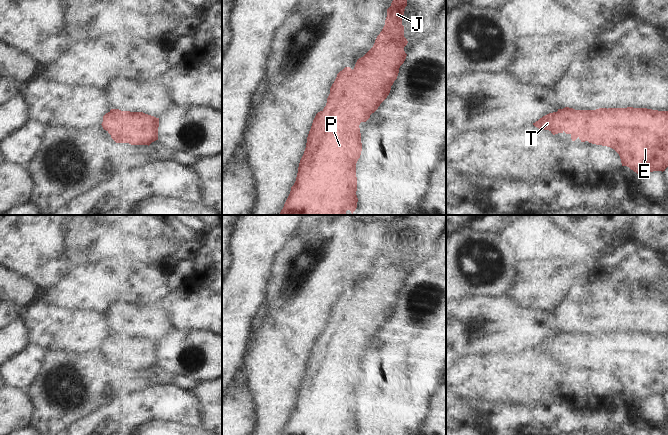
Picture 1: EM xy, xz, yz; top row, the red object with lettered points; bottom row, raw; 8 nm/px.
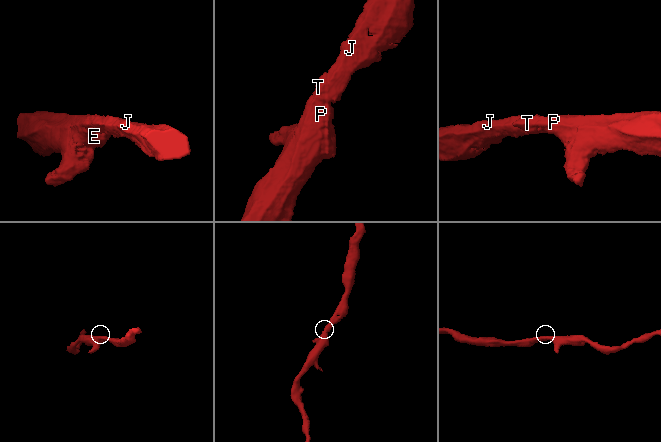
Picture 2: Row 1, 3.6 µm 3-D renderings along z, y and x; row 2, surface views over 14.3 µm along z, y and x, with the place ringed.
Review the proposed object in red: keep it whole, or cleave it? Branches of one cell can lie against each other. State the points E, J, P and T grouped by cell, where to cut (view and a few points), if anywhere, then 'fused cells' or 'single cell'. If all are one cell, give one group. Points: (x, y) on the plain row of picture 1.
E J P T | no cut | single cell

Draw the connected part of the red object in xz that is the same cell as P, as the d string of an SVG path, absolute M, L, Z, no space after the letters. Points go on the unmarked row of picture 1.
M401 215L387 233L385 249L377 260L373 271L355 288L354 293L345 291L337 298L330 312L330 318L324 333L318 336L313 344L307 361L306 372L300 384L298 397L290 418L281 435L355 435L358 422L356 387L362 375L361 357L359 349L366 346L380 328L387 322L391 310L397 303L399 292L404 287L407 278L404 271L408 265L404 261L402 242L407 224Z

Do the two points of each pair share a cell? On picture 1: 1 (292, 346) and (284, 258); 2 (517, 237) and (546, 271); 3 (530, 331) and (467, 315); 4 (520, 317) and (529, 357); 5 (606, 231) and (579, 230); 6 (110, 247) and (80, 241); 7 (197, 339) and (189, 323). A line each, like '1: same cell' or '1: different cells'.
1: same cell
2: different cells
3: same cell
4: different cells
5: same cell
6: same cell
7: different cells

